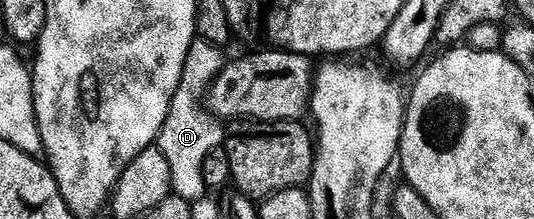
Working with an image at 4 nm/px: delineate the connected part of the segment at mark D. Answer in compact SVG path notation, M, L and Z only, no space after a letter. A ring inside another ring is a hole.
M201 39L194 40L192 47L188 51L188 59L184 63L182 82L176 91L176 95L172 99L170 114L164 123L164 127L158 132L156 148L164 155L164 159L168 159L168 171L172 171L172 183L170 184L170 188L173 196L183 197L185 201L191 203L203 200L203 198L207 196L208 188L204 183L204 161L214 148L220 148L224 145L228 136L227 130L225 128L222 130L221 127L218 126L221 124L219 124L209 112L204 111L203 105L204 98L207 96L210 86L213 85L215 79L222 74L222 66L224 64L222 53L223 50L219 48L219 46Z

